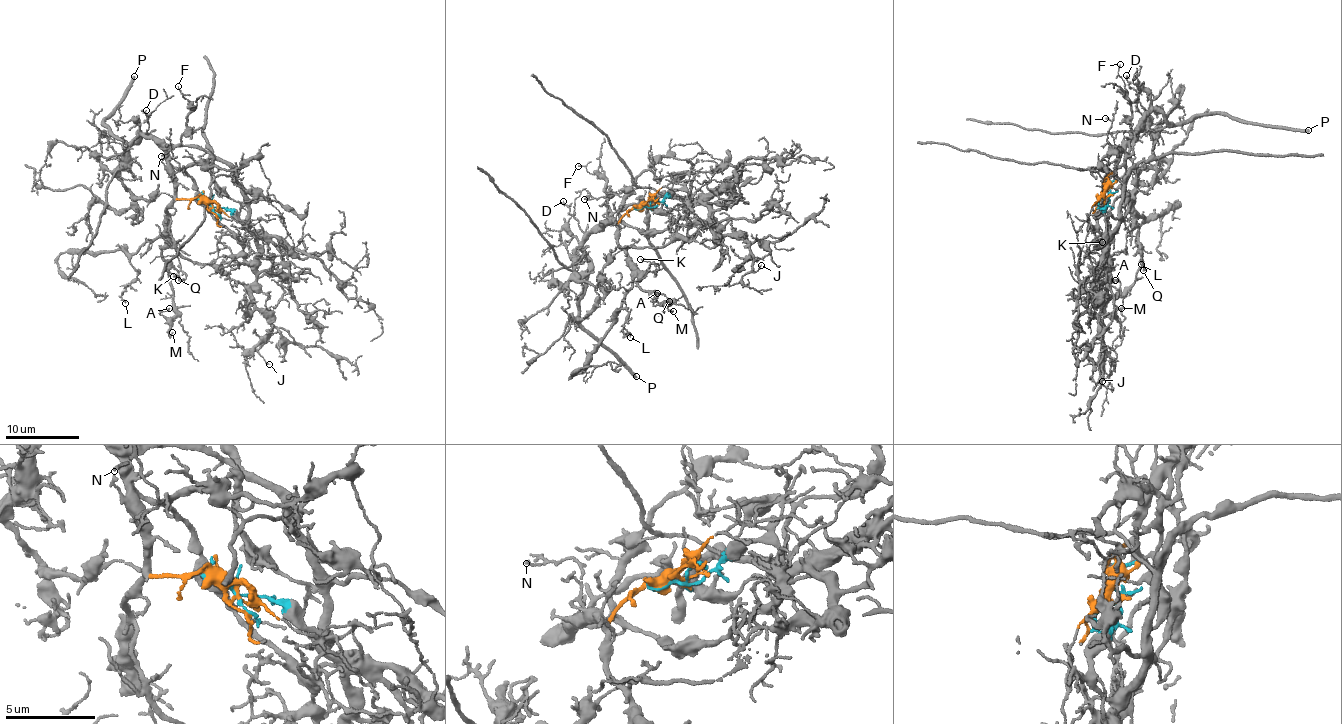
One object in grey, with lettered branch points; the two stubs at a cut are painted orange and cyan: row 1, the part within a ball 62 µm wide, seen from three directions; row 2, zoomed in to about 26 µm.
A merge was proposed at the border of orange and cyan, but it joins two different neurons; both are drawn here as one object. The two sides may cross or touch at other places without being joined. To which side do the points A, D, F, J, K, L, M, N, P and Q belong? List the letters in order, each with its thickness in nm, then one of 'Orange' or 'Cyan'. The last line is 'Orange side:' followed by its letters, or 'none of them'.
A: Thickness 150 nm. Orange
D: Thickness 140 nm. Orange
F: Thickness 110 nm. Orange
J: Thickness 80 nm. Cyan
K: Thickness 160 nm. Orange
L: Thickness 130 nm. Orange
M: Thickness 140 nm. Orange
N: Thickness 110 nm. Orange
P: Thickness 280 nm. Orange
Q: Thickness 150 nm. Orange
Orange side: A, D, F, K, L, M, N, P, Q

